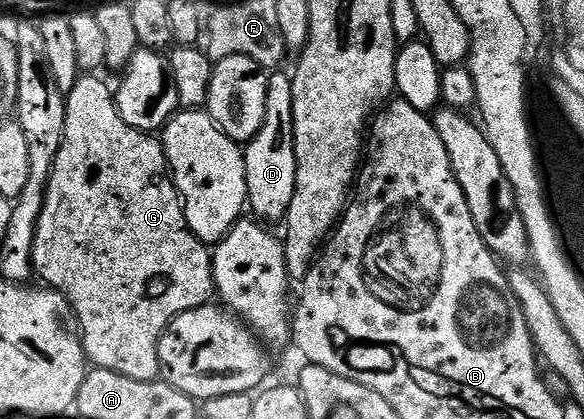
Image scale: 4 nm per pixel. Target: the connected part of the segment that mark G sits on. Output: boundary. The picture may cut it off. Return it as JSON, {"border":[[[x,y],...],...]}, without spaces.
{"border":[[[82,75],[79,76],[78,81],[72,87],[72,91],[66,94],[66,122],[64,123],[64,143],[60,147],[60,151],[56,155],[54,160],[54,166],[52,167],[52,175],[50,176],[50,182],[48,183],[48,191],[46,192],[46,202],[42,208],[42,214],[38,220],[38,230],[36,231],[36,239],[34,240],[34,271],[40,278],[43,277],[45,284],[49,288],[62,294],[63,298],[74,308],[74,313],[78,316],[78,325],[82,328],[80,332],[80,340],[82,342],[82,348],[86,351],[89,364],[91,366],[107,369],[108,371],[116,371],[120,375],[124,375],[128,379],[140,379],[141,381],[157,381],[160,377],[160,370],[158,367],[158,344],[160,339],[164,335],[164,331],[172,323],[172,319],[176,319],[184,311],[189,309],[195,309],[201,305],[207,304],[215,296],[216,290],[214,288],[214,263],[212,260],[211,250],[204,244],[204,242],[194,234],[186,226],[186,210],[184,208],[184,202],[179,194],[177,185],[174,184],[173,176],[168,172],[168,166],[166,163],[166,151],[162,147],[161,140],[157,136],[149,133],[141,133],[136,131],[136,127],[128,127],[128,123],[124,123],[124,119],[120,119],[120,111],[118,110],[118,104],[114,101],[115,90],[110,89],[104,82],[98,78],[98,75]]]}

